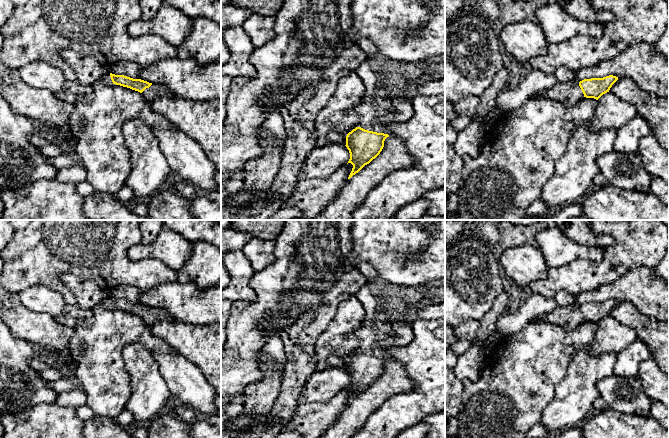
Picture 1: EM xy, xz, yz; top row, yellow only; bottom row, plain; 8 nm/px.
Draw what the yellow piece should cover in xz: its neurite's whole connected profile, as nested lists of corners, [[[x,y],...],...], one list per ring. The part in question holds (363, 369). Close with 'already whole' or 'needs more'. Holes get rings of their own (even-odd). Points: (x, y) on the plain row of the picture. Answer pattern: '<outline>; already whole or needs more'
[[[376,310],[372,325],[362,326],[354,331],[354,335],[360,341],[360,350],[346,360],[345,370],[350,377],[348,387],[353,389],[348,403],[382,375],[390,355],[387,352],[389,347],[382,346],[379,342],[394,333],[392,323],[387,313]]]; needs more

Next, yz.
[[[609,299],[603,302],[584,303],[580,306],[576,303],[566,306],[557,305],[549,313],[539,314],[531,321],[542,320],[571,330],[584,321],[598,324],[603,318],[609,316],[617,304],[618,301]]]; needs more

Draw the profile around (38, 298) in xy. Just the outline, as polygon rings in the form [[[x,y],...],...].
[[[33,285],[19,293],[22,304],[31,311],[46,313],[61,319],[66,306],[61,293],[47,286]]]

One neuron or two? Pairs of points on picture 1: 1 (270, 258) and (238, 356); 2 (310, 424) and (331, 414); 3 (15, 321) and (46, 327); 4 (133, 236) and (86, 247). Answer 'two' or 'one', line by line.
1: two
2: one
3: one
4: one

